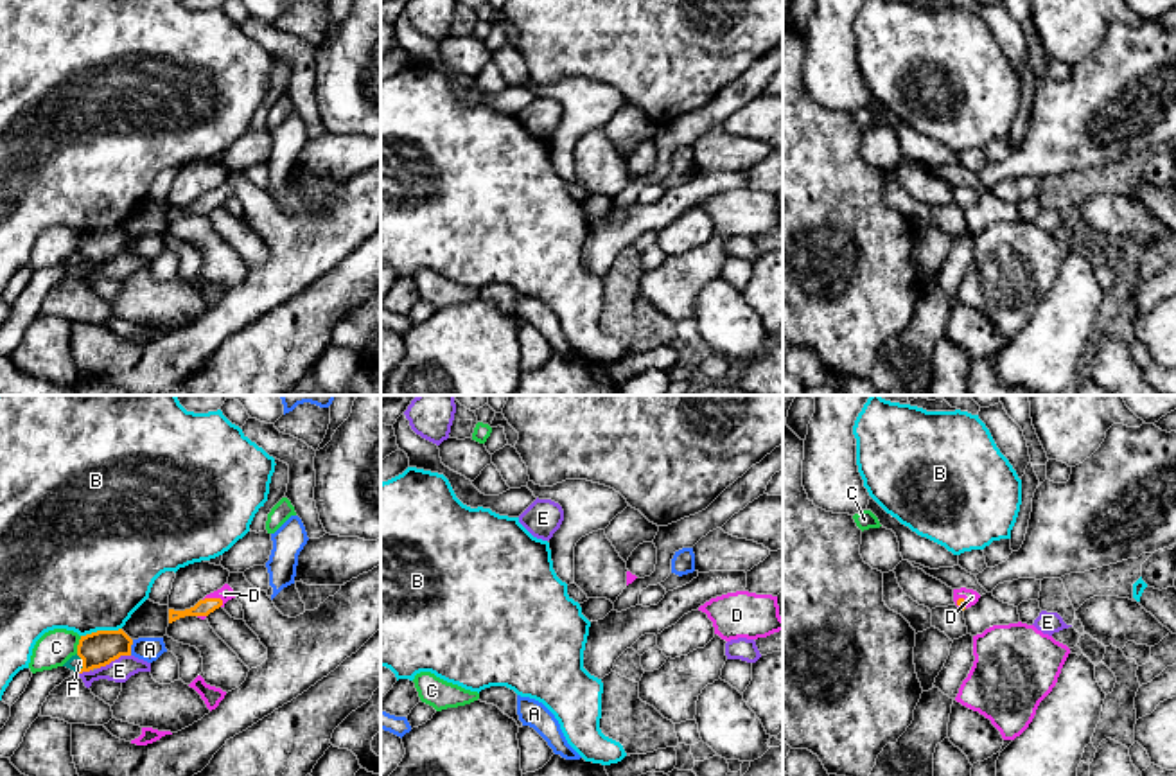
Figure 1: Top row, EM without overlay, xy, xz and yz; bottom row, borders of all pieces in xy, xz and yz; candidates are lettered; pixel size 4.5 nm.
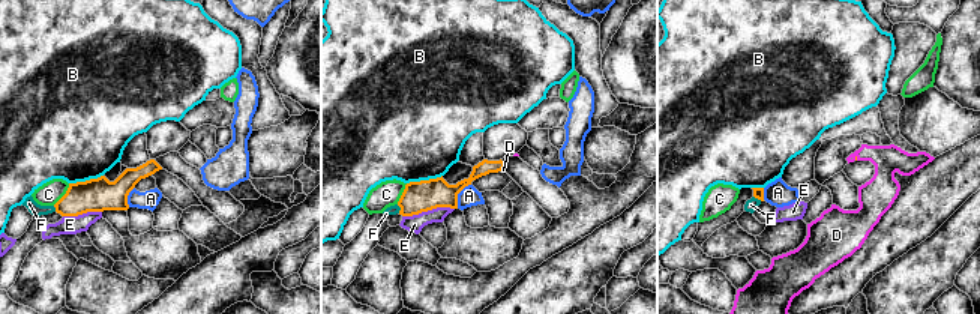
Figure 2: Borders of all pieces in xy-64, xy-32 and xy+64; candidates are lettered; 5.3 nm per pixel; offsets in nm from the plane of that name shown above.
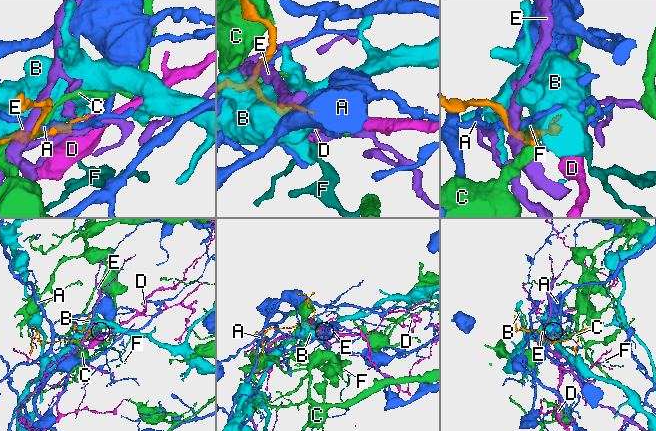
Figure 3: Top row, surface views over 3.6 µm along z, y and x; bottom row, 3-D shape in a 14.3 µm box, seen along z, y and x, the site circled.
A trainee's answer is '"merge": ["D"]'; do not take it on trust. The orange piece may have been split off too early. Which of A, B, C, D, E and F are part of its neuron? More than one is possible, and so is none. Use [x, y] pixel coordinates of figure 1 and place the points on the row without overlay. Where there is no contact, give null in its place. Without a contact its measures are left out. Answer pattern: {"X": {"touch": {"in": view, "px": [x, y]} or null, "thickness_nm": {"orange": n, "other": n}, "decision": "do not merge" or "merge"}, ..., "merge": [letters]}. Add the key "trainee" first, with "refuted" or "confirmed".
{"trainee": "confirmed", "A": {"touch": {"in": "xy", "px": [130, 245]}, "thickness_nm": {"orange": 160, "other": 110}, "decision": "do not merge"}, "B": {"touch": {"in": "xy", "px": [101, 229]}, "thickness_nm": {"orange": 160, "other": 480}, "decision": "do not merge"}, "C": {"touch": {"in": "xy", "px": [78, 243]}, "thickness_nm": {"orange": 160, "other": 160}, "decision": "do not merge"}, "D": {"touch": {"in": "xy", "px": [214, 196]}, "thickness_nm": {"orange": 80, "other": 70}, "decision": "merge"}, "E": {"touch": {"in": "xy", "px": [114, 257]}, "thickness_nm": {"orange": 160, "other": 110}, "decision": "do not merge"}, "F": {"touch": {"in": "xy", "px": [83, 261]}, "thickness_nm": {"orange": 160, "other": 70}, "decision": "do not merge"}, "merge": ["D"]}

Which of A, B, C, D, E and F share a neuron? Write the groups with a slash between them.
A / B / C / D / E / F

